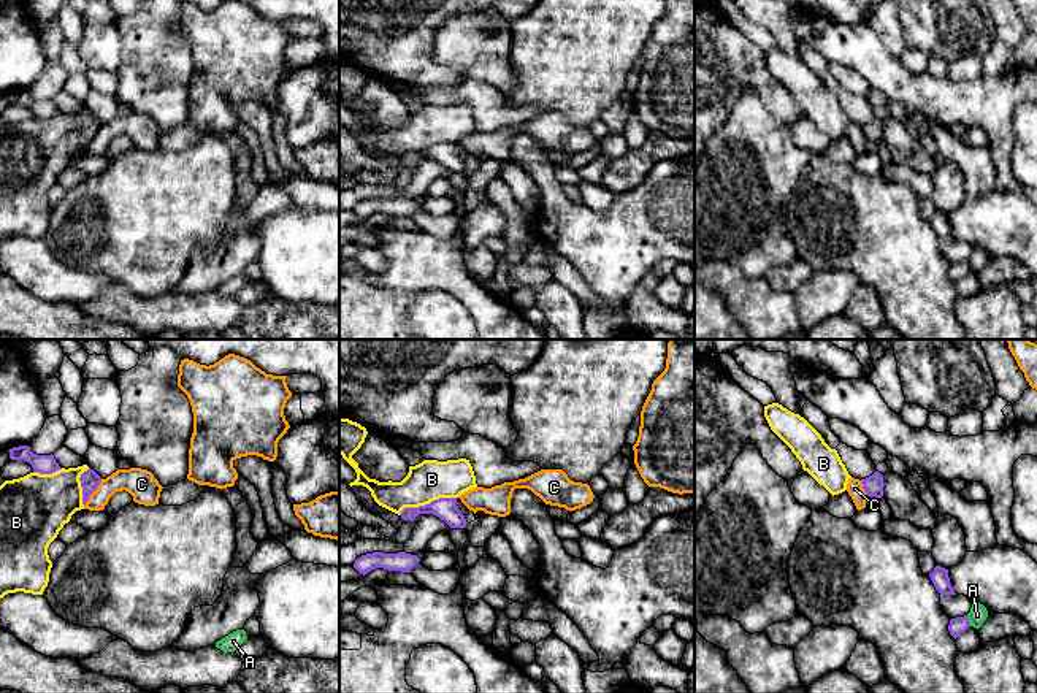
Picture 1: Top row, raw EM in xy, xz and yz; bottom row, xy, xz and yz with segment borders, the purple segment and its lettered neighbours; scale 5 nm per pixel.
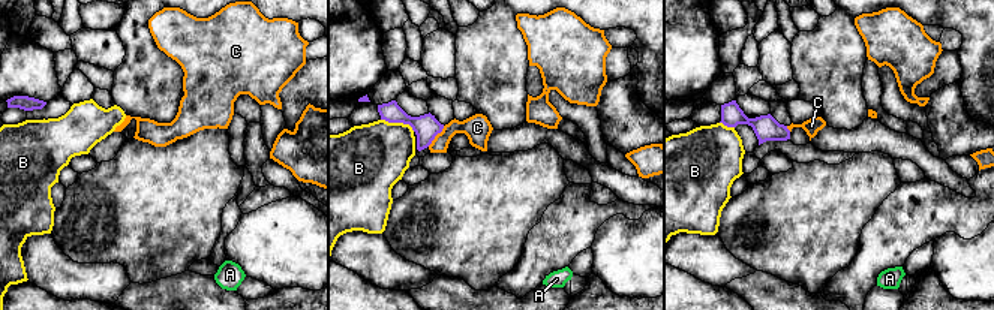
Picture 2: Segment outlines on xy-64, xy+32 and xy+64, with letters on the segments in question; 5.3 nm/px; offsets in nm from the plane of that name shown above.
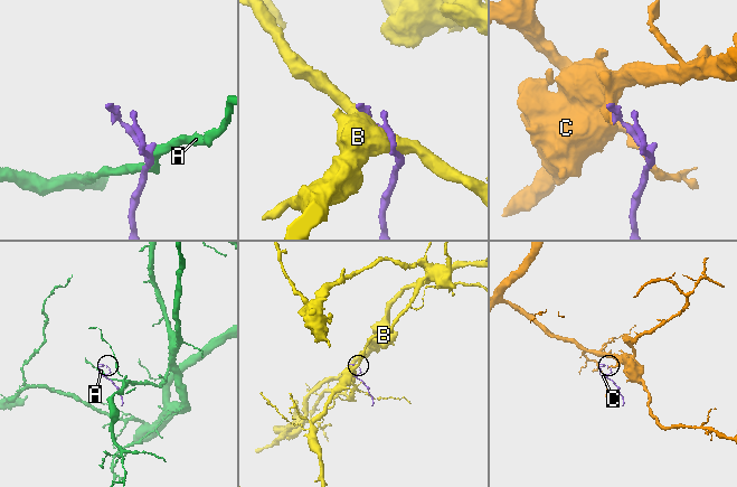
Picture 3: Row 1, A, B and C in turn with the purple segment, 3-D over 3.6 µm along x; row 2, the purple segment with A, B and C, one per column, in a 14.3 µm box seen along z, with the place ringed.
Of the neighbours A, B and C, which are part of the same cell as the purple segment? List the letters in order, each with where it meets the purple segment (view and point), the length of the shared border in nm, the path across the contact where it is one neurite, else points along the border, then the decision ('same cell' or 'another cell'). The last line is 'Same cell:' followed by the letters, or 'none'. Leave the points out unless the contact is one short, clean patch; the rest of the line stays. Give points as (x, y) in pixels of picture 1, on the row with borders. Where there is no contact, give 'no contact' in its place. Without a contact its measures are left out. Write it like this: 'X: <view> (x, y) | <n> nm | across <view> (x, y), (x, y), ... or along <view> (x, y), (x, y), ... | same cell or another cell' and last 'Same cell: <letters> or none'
A: yz (968, 620) | 60 nm | another cell
B: xz (427, 505) | 300 nm | another cell
C: xy (92, 492) | 170 nm | along xy (102, 479), (84, 506) | another cell
Same cell: none

